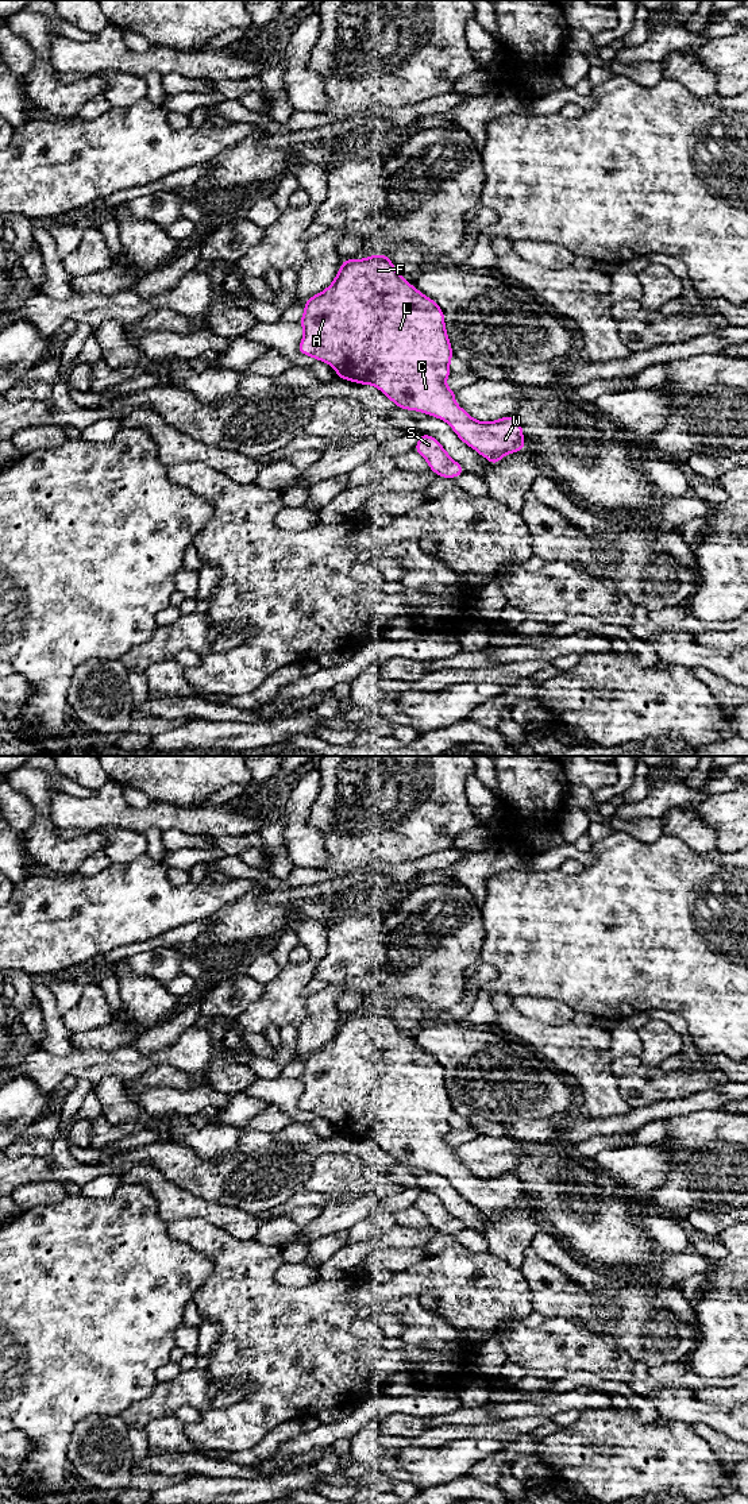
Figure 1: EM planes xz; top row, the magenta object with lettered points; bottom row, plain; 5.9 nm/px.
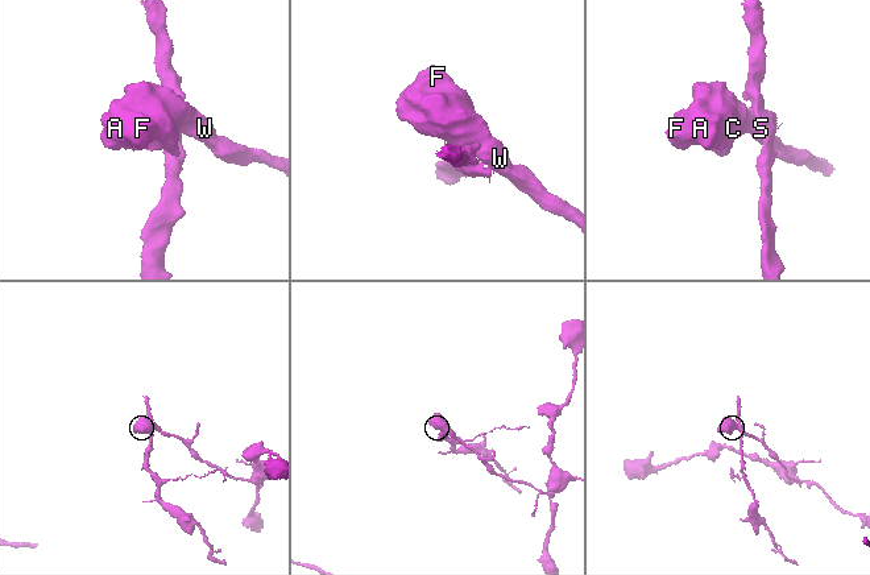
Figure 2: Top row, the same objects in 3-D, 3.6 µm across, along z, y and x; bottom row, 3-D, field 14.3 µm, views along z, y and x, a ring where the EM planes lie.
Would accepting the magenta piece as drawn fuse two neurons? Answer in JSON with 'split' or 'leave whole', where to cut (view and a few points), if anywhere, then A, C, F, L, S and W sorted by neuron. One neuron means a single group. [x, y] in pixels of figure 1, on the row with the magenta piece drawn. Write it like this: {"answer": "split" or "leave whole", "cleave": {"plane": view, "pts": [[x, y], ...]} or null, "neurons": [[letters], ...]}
{"answer": "split", "cleave": {"plane": "xz", "pts": [[500, 457], [488, 459]]}, "neurons": [["A", "C", "F", "L", "W"], ["S"]]}

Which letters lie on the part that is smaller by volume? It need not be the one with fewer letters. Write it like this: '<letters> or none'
S

